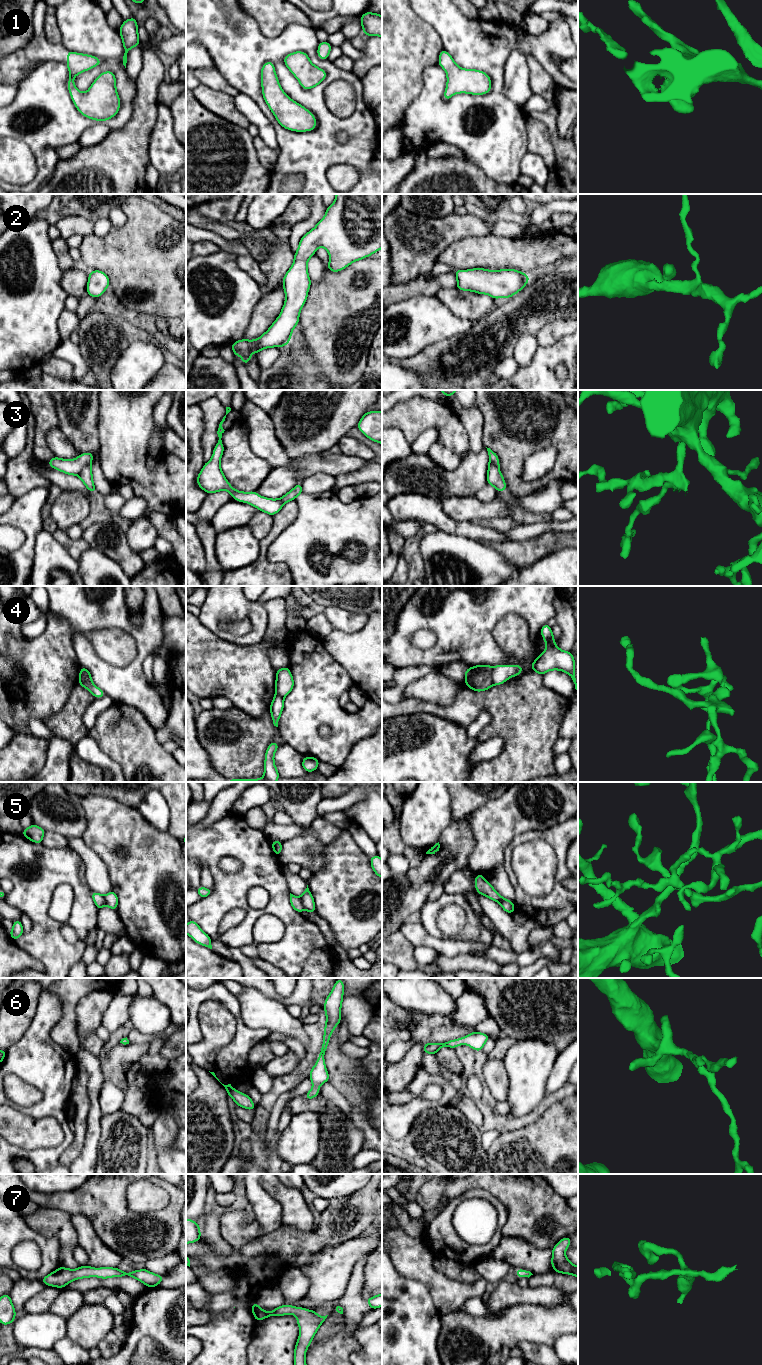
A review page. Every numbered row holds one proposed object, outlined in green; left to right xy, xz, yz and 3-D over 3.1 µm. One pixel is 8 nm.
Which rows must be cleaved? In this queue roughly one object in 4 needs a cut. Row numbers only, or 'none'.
4, 5

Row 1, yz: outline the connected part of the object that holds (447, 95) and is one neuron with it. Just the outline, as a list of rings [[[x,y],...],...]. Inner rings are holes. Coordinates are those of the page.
[[[444,49],[440,52],[438,65],[447,74],[447,85],[444,92],[445,101],[448,101],[452,95],[457,93],[483,95],[491,90],[491,79],[487,73],[459,67],[452,56]]]

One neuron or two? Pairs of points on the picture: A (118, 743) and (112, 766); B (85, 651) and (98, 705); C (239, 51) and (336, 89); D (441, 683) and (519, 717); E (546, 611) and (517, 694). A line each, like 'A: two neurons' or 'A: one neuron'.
A: two neurons
B: two neurons
C: two neurons
D: two neurons
E: two neurons

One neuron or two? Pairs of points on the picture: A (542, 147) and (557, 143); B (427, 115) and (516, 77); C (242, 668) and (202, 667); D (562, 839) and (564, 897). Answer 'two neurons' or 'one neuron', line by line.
A: two neurons
B: two neurons
C: one neuron
D: one neuron

